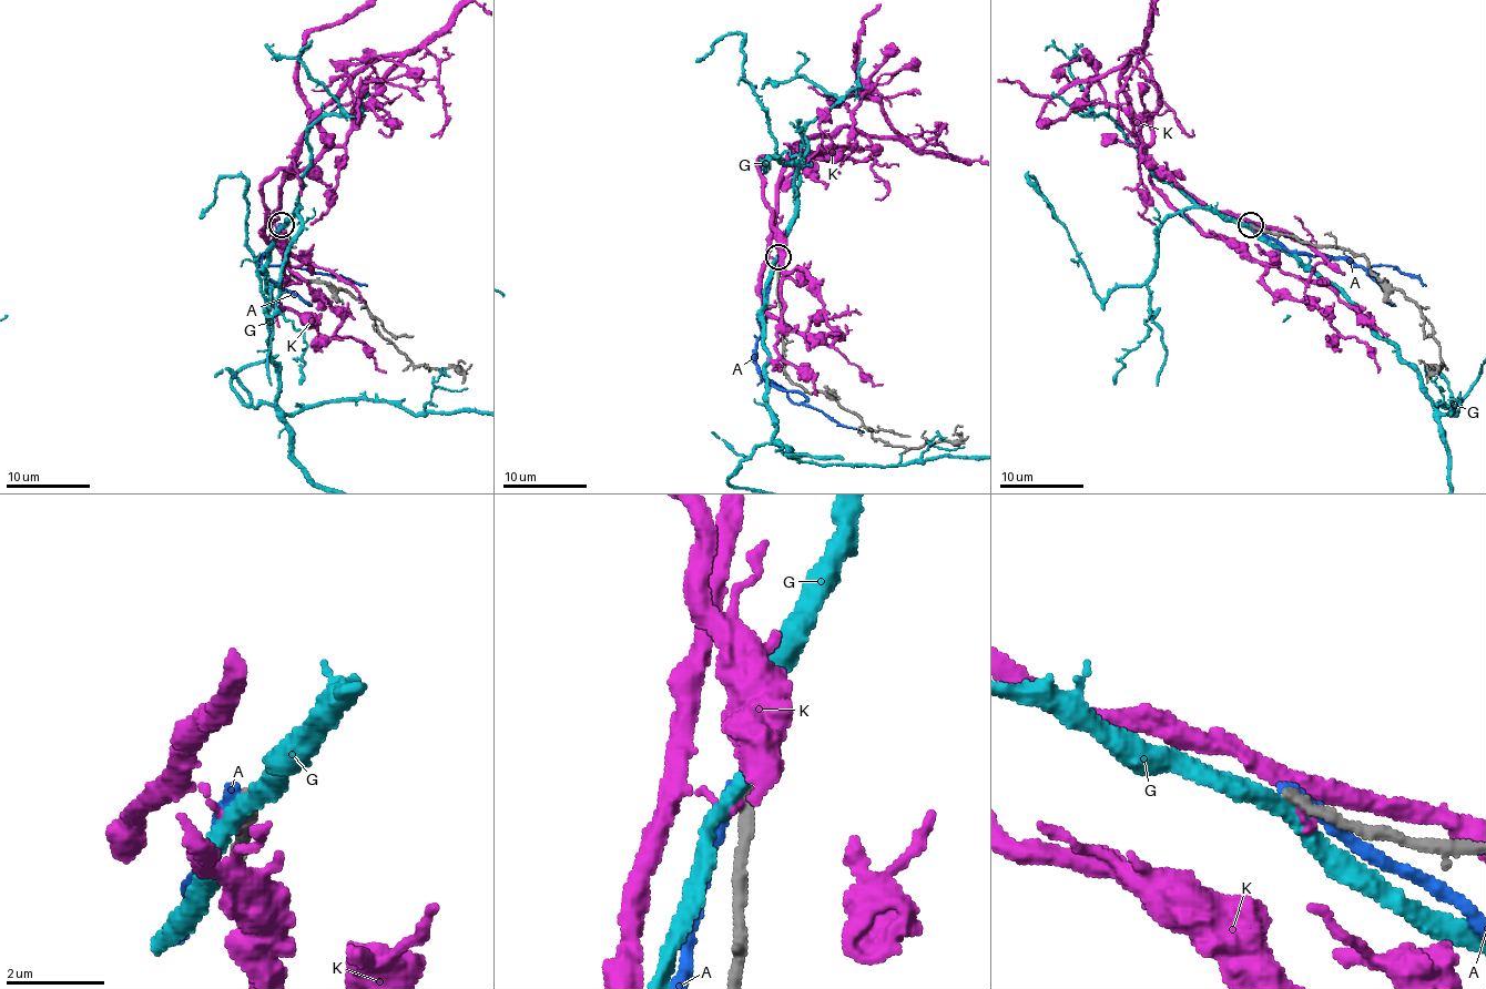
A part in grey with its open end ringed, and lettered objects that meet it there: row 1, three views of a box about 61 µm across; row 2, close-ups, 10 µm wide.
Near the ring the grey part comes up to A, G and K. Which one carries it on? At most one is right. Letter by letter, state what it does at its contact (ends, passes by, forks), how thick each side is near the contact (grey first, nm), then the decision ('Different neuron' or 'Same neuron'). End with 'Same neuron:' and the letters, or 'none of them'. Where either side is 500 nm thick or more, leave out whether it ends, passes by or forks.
A: It ends there. Thickness 280 nm (grey) against 320 nm. Different neuron
G: It passes by. Thickness 280 nm (grey) against 340 nm. Different neuron
K: It ends there. Thickness 280 nm (grey) against 100 nm. Different neuron
Same neuron: none of them

